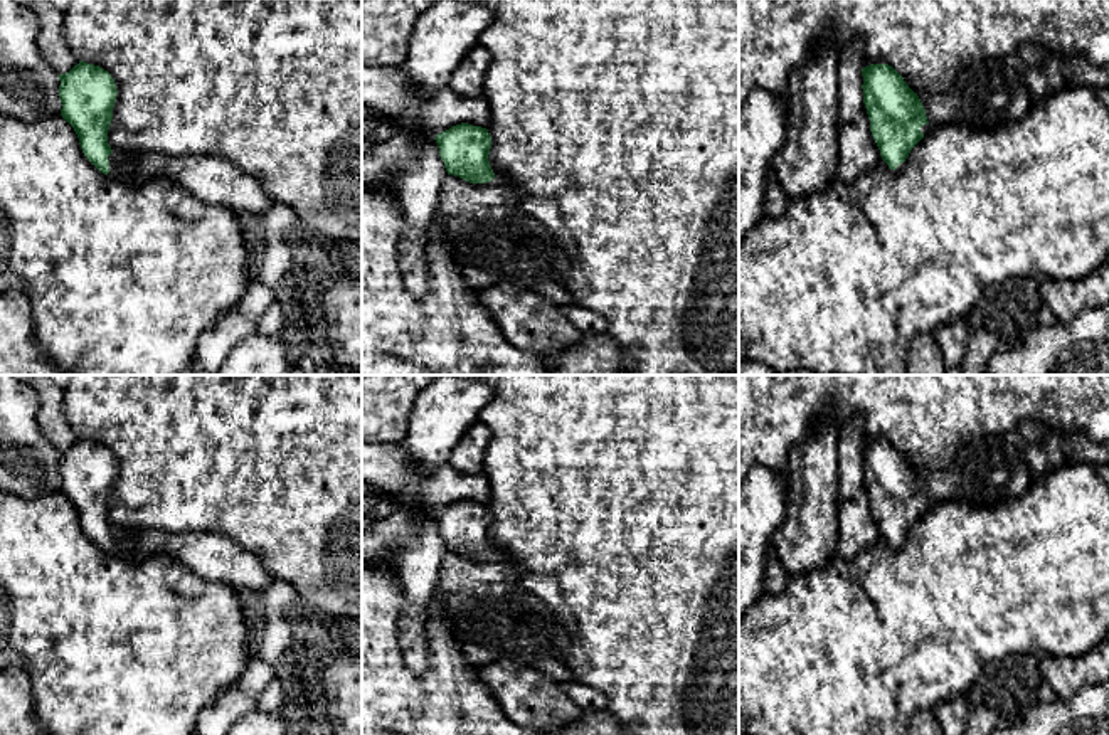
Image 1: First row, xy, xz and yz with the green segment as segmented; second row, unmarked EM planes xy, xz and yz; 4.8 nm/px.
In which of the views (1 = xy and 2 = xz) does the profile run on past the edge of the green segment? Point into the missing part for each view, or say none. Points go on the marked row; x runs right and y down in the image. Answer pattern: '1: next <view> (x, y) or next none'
1: next xy (116, 172)
2: next none

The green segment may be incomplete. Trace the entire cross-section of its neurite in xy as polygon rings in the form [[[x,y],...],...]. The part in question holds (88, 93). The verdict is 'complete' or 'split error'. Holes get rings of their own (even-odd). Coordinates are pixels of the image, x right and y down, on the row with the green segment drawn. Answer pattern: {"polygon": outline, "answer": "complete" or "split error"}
{"polygon": [[[79,61],[69,72],[59,74],[61,116],[74,128],[84,156],[104,175],[135,182],[130,165],[118,167],[108,145],[116,84],[108,71]]], "answer": "split error"}

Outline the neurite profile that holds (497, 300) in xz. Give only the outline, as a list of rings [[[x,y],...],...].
[[[446,175],[441,183],[438,212],[464,283],[480,291],[485,308],[501,333],[507,333],[510,325],[508,284],[515,288],[539,288],[544,283],[562,284],[570,269],[570,256],[562,242],[520,209],[520,193],[508,185],[495,180],[470,183]]]

